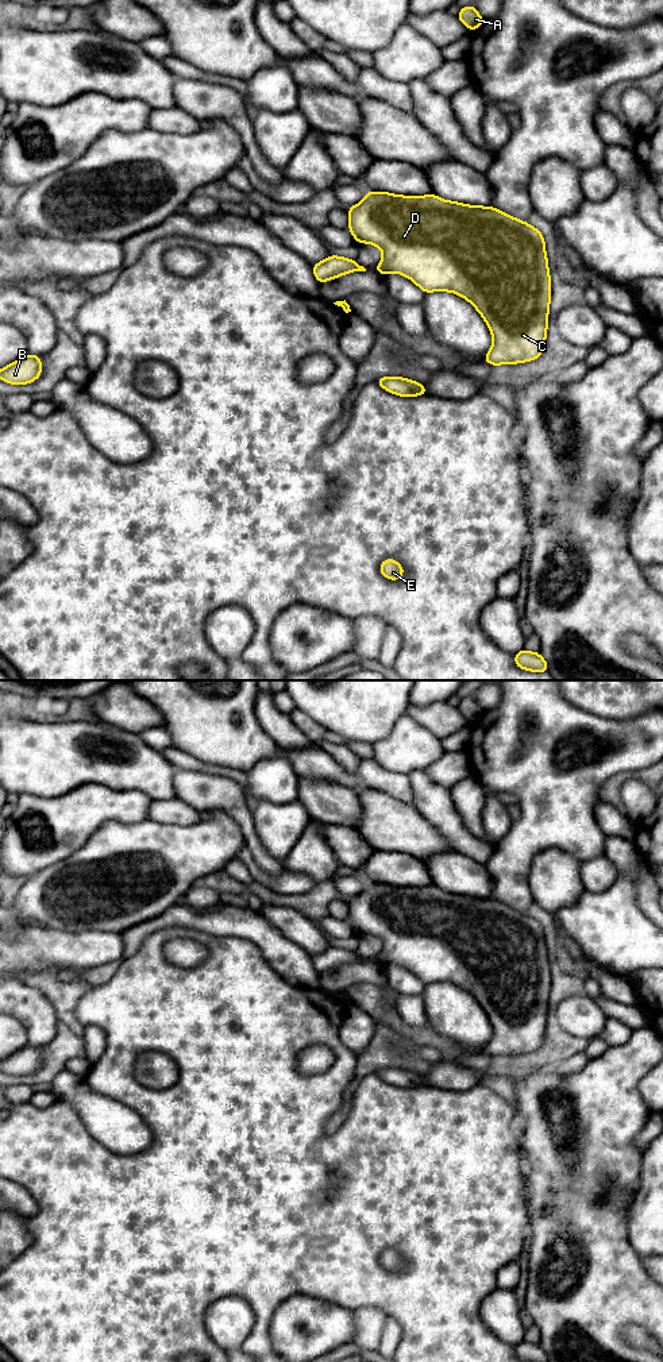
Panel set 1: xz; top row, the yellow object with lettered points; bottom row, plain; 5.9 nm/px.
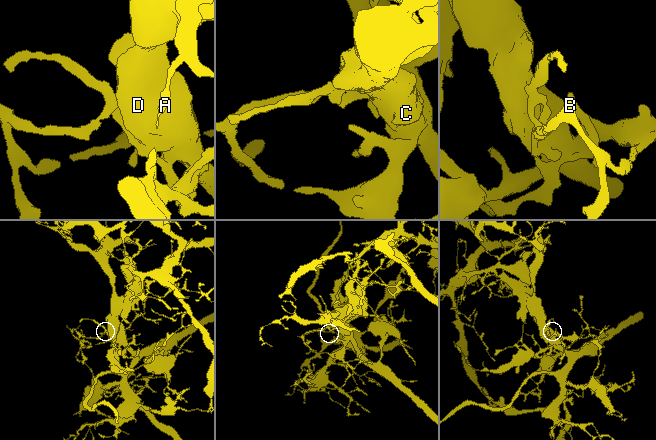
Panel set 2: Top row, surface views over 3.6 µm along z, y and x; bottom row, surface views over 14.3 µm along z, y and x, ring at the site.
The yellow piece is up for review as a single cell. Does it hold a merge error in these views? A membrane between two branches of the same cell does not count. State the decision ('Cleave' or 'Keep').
Cleave

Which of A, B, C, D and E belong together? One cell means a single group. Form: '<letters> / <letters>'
A / B C D E

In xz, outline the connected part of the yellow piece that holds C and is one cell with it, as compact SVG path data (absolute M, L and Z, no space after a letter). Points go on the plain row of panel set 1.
M370 881L348 903L348 921L355 931L382 941L383 946L374 962L397 964L413 972L424 984L452 983L467 991L486 1012L493 1037L483 1052L492 1057L514 1056L537 1050L544 1041L551 969L541 923L493 898L466 896L442 891L436 886L400 887Z

